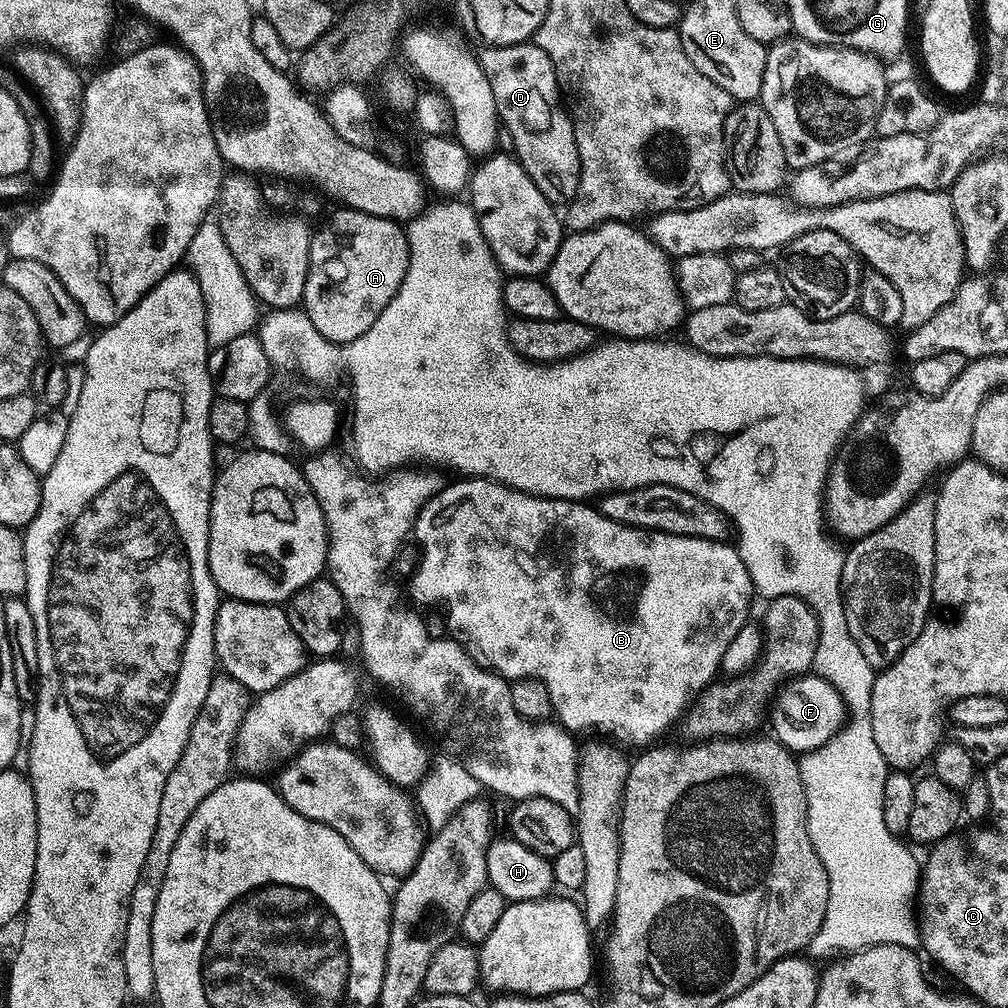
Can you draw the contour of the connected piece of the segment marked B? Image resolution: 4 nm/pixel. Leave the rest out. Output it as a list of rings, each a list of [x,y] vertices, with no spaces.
[[[460,478],[457,481],[457,484],[445,483],[439,494],[431,496],[425,502],[416,519],[414,540],[416,536],[424,553],[412,576],[412,596],[417,600],[415,603],[432,604],[435,600],[444,599],[444,604],[448,607],[451,639],[457,640],[465,650],[472,653],[482,667],[491,668],[509,682],[533,678],[544,683],[546,690],[550,690],[552,710],[561,728],[579,734],[583,728],[596,727],[609,732],[613,741],[624,746],[651,745],[655,736],[660,735],[684,714],[693,696],[717,679],[716,671],[721,671],[730,642],[734,642],[738,630],[749,623],[748,607],[752,604],[754,589],[739,551],[723,540],[651,532],[645,528],[619,524],[606,518],[599,507],[588,502],[532,496],[529,492],[519,492],[505,484],[499,484],[497,480]]]

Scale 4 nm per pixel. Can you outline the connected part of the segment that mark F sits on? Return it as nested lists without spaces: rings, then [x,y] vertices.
[[[804,674],[791,682],[785,683],[779,689],[774,703],[770,708],[770,724],[775,739],[779,740],[789,752],[803,754],[813,752],[837,735],[846,720],[844,701],[840,699],[840,692],[830,682],[813,674]]]

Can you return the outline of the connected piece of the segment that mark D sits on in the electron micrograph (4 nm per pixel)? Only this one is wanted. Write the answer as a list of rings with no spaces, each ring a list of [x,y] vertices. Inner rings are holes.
[[[532,40],[506,47],[483,45],[477,49],[476,57],[489,79],[501,125],[512,136],[516,159],[554,206],[569,203],[580,185],[581,159],[578,158],[571,115],[562,101],[553,60]]]

